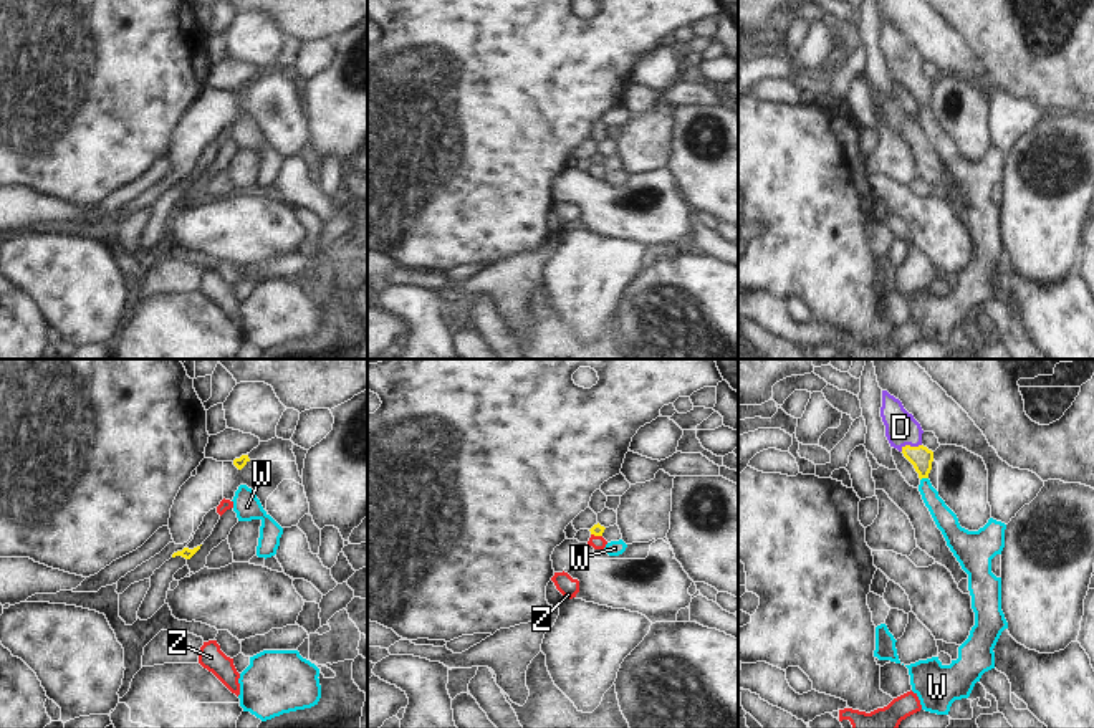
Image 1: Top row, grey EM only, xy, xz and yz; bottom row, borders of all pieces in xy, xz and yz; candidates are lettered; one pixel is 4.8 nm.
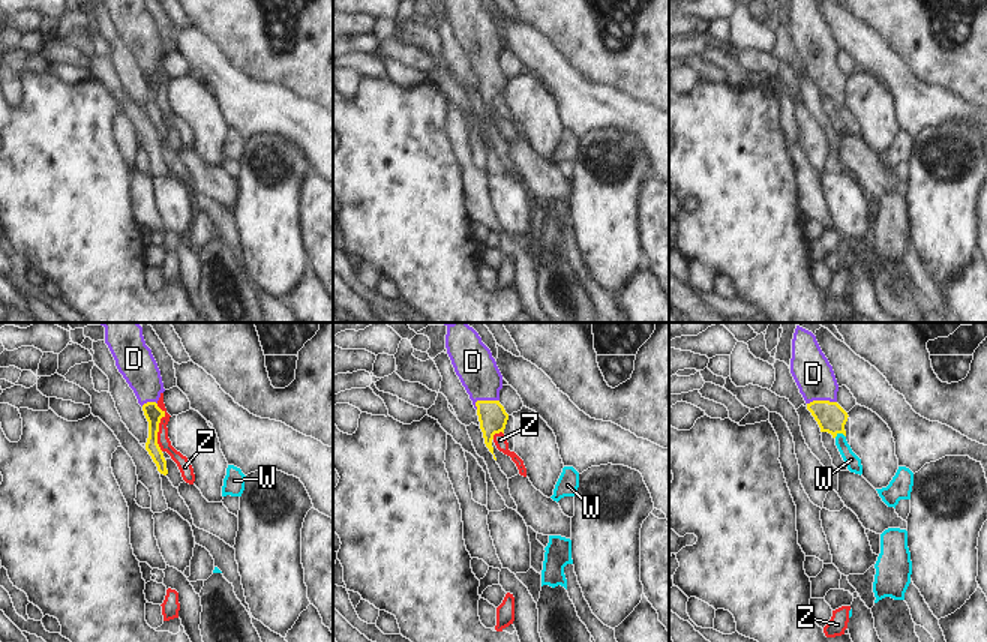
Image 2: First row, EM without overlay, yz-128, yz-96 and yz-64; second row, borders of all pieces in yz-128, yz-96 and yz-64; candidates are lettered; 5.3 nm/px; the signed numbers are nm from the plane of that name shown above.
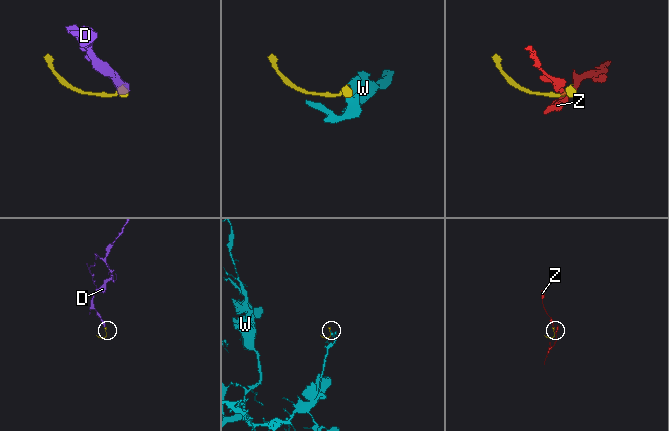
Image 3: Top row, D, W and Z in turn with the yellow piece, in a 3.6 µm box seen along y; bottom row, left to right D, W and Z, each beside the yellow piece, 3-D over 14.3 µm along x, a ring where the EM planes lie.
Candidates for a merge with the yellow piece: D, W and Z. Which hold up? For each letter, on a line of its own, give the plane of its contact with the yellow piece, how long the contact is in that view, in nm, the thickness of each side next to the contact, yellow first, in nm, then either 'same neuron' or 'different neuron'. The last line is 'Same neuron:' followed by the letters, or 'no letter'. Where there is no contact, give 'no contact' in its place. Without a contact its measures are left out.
D: yz | 110 nm | 110/160 nm | same neuron
W: yz | 40 nm | 110/110 nm | same neuron
Z: xz | 60 nm | 60/60 nm | different neuron
Same neuron: D, W

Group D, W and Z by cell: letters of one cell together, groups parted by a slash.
D W / Z

